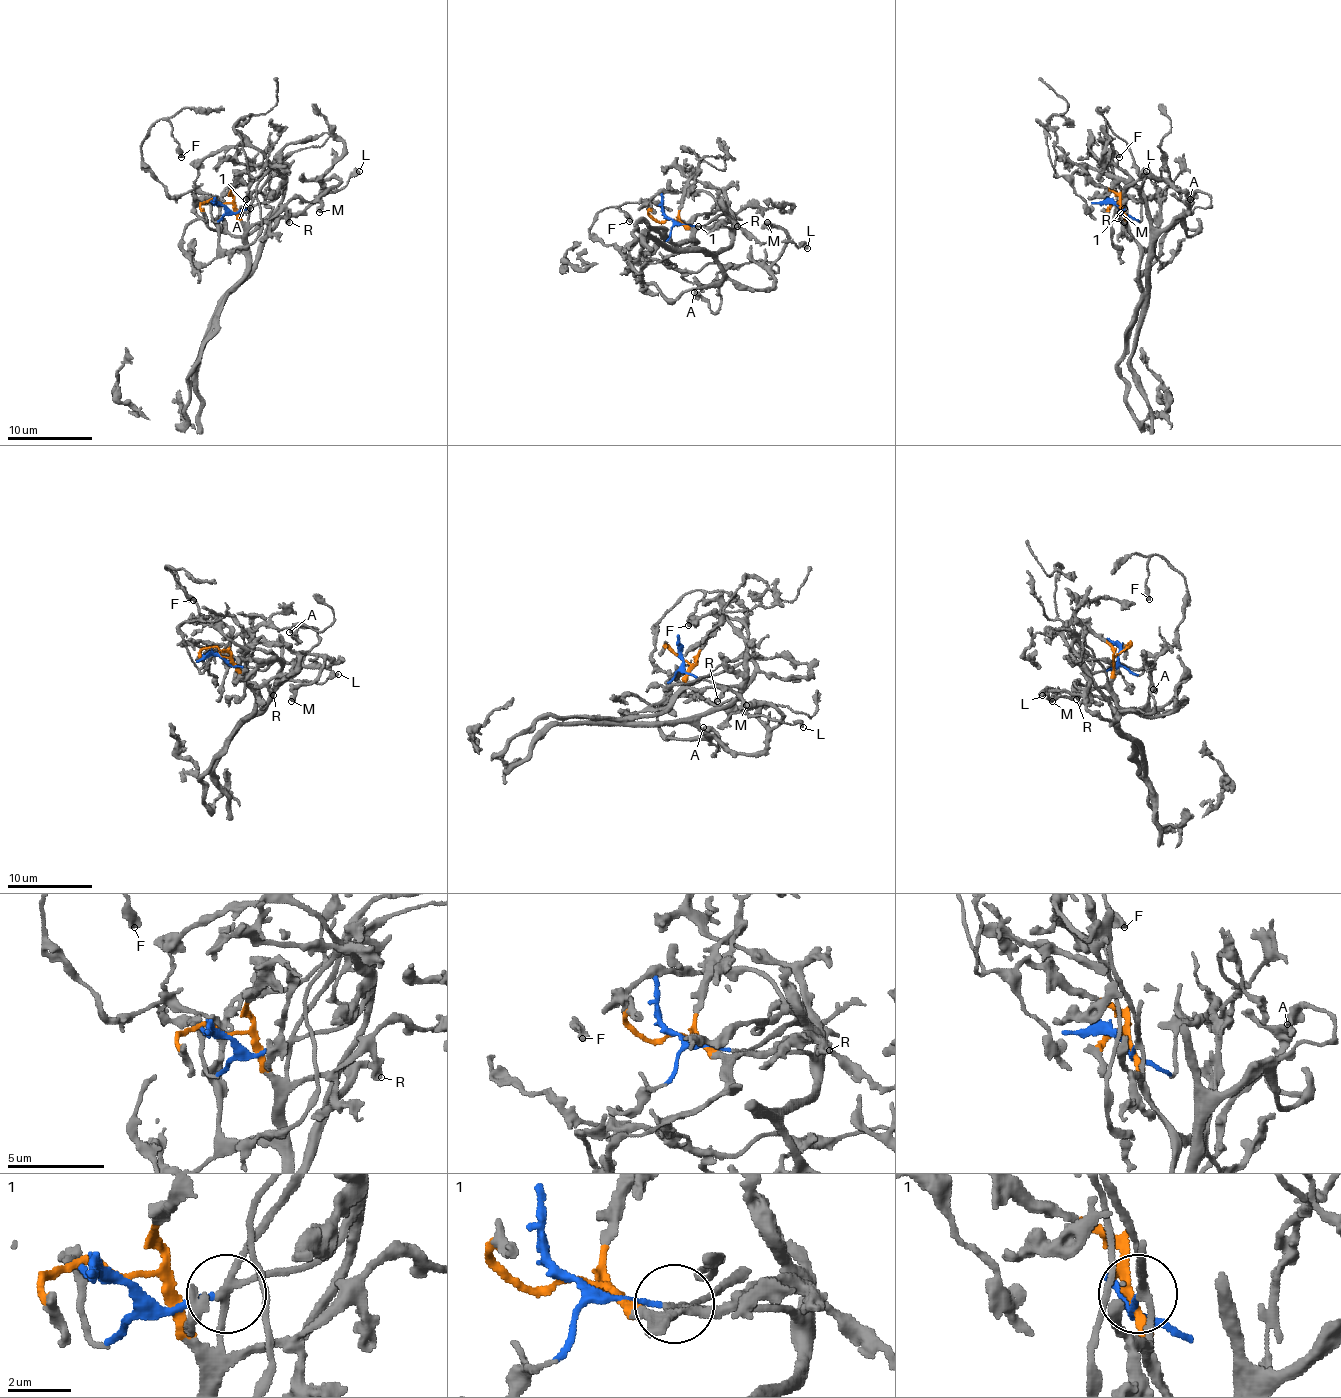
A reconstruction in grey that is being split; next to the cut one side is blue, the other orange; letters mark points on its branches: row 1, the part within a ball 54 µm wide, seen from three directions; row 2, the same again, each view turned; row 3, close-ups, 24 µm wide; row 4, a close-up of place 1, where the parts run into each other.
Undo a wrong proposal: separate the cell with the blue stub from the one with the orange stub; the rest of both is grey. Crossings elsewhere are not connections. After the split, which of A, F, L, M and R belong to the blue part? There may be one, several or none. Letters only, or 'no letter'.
A, M

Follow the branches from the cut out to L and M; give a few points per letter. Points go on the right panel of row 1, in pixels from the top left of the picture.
L: (1117, 204), (1126, 223), (1119, 217), (1119, 206), (1128, 197), (1141, 200), (1138, 191), (1147, 172)
M: (1117, 204), (1121, 212), (1130, 187), (1166, 229), (1187, 197), (1162, 181), (1134, 181), (1119, 212)

